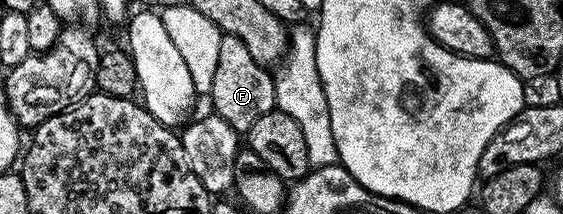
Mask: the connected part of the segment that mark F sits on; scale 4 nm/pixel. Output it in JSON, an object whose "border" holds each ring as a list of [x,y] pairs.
{"border":[[[228,36],[221,38],[221,50],[217,54],[217,70],[213,74],[213,86],[209,93],[214,115],[225,118],[235,131],[245,134],[261,118],[261,114],[276,111],[275,77],[264,65],[258,64],[249,54],[248,47],[240,38]]]}

